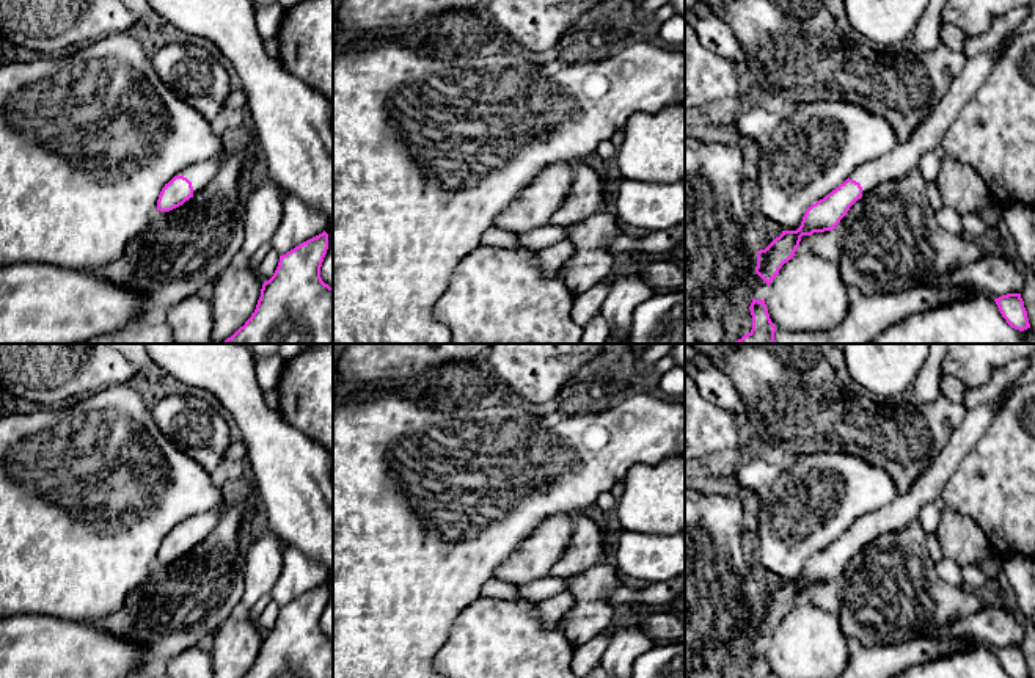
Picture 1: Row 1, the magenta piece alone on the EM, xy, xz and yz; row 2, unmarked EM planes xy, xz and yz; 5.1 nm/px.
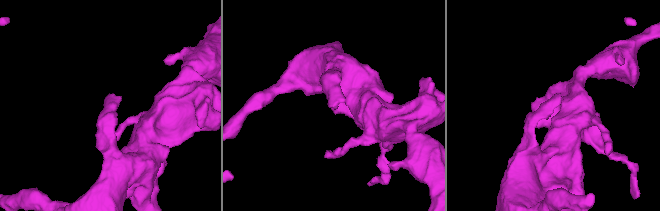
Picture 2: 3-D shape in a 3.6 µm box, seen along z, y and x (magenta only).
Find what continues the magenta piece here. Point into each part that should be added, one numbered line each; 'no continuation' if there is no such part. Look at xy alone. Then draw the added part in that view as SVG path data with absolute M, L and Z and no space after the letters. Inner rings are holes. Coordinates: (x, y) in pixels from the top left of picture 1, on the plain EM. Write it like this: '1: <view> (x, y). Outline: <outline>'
1: xy (200, 526). Outline: M212 510L206 513L195 515L184 523L179 524L179 527L187 529L192 534L193 546L201 543L217 526L220 515L223 510Z

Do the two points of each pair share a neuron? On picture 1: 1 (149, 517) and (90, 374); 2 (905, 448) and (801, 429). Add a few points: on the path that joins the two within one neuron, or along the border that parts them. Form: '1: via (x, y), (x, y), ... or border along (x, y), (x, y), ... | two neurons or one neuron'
1: border along (134, 382), (110, 385), (63, 405) | two neurons
2: via (880, 438), (864, 438), (842, 429), (826, 429) | one neuron

